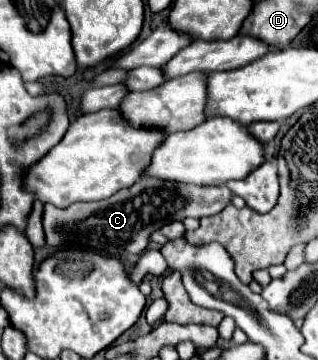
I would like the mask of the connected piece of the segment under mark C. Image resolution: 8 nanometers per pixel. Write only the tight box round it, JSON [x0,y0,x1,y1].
[43,178,231,258]

